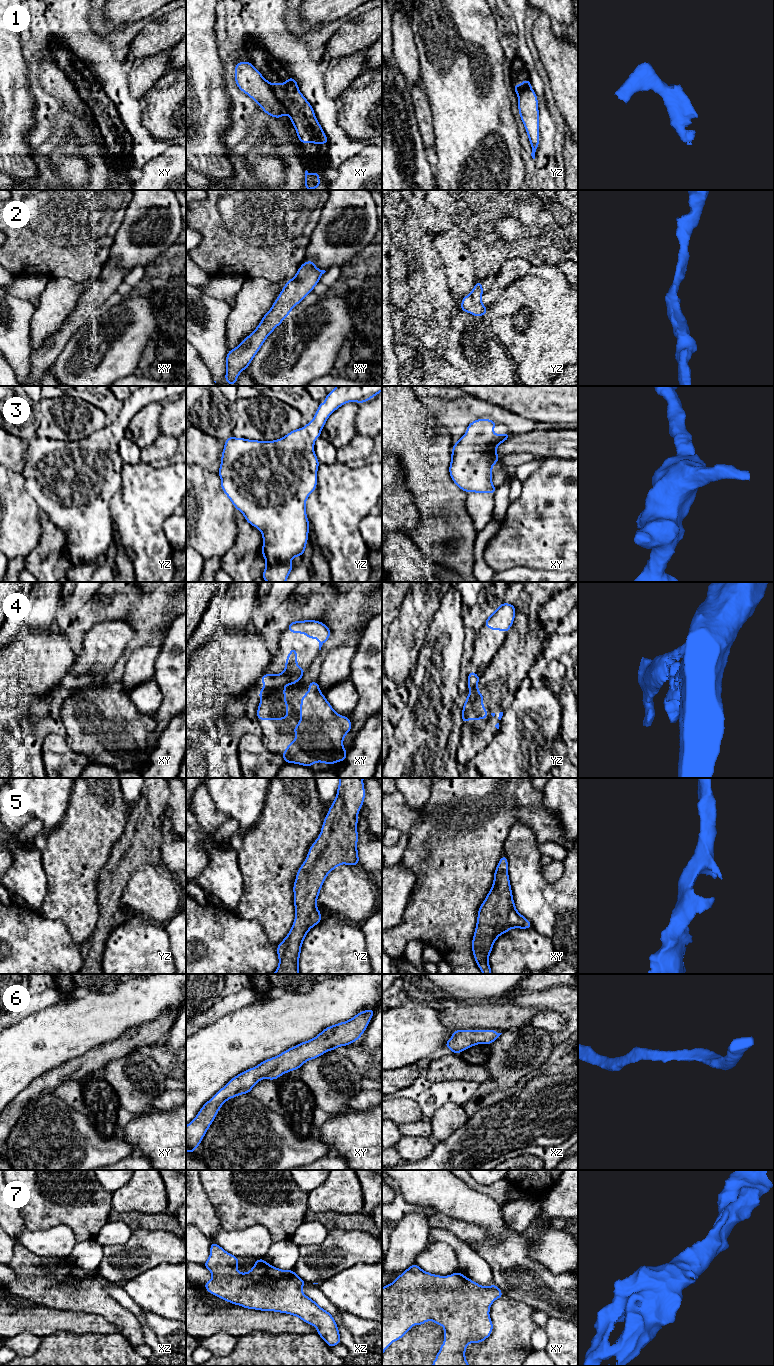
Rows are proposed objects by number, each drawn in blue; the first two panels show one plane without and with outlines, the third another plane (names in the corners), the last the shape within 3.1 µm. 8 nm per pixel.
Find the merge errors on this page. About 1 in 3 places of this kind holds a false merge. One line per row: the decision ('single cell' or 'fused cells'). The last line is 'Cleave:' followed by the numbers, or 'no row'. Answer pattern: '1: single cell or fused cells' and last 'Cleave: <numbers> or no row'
1: fused cells
2: single cell
3: single cell
4: fused cells
5: single cell
6: single cell
7: single cell
Cleave: 1, 4

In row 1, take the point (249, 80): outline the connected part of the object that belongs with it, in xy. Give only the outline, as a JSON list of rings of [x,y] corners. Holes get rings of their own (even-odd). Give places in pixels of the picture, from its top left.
[[[238,62],[235,65],[235,82],[238,88],[252,98],[269,116],[281,118],[287,114],[268,81],[251,62]]]

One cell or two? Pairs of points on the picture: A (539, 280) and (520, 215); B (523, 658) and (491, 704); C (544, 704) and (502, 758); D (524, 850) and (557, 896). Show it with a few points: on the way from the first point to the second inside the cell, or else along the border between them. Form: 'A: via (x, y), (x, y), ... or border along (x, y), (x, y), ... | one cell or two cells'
A: border along (557, 264), (539, 263), (532, 265) | two cells
B: via (512, 669), (490, 693) | one cell
C: via (526, 708), (515, 713), (515, 740) | one cell
D: via (524, 863), (524, 868), (544, 888) | one cell

